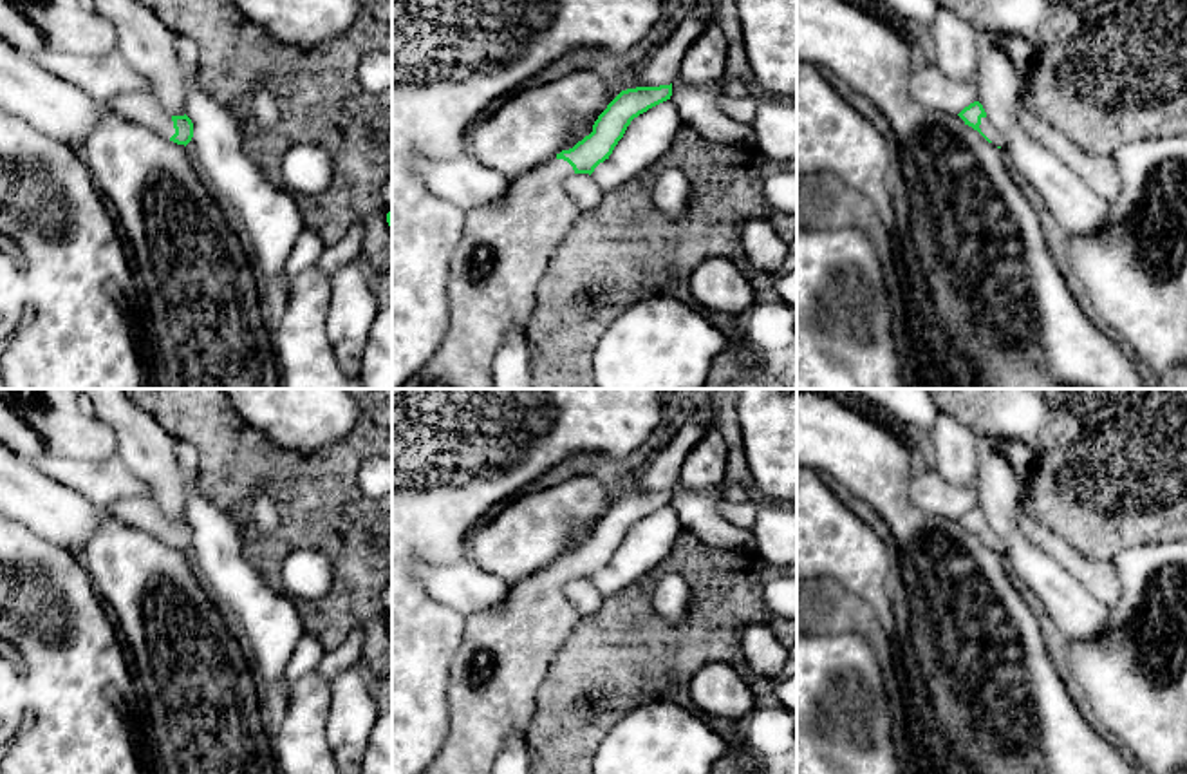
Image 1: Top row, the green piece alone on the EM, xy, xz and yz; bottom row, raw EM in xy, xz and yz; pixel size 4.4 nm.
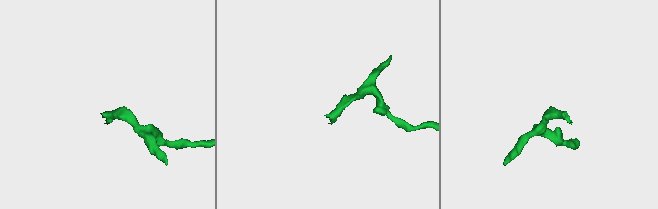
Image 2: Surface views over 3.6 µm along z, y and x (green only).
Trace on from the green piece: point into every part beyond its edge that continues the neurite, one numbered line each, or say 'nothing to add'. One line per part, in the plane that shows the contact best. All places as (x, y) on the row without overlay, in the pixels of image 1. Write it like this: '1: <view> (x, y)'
1: yz (989, 532)

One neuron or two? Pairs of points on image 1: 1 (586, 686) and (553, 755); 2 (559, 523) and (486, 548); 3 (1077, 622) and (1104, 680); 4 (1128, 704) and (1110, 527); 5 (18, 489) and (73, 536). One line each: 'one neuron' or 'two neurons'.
1: one neuron
2: one neuron
3: two neurons
4: two neurons
5: one neuron

